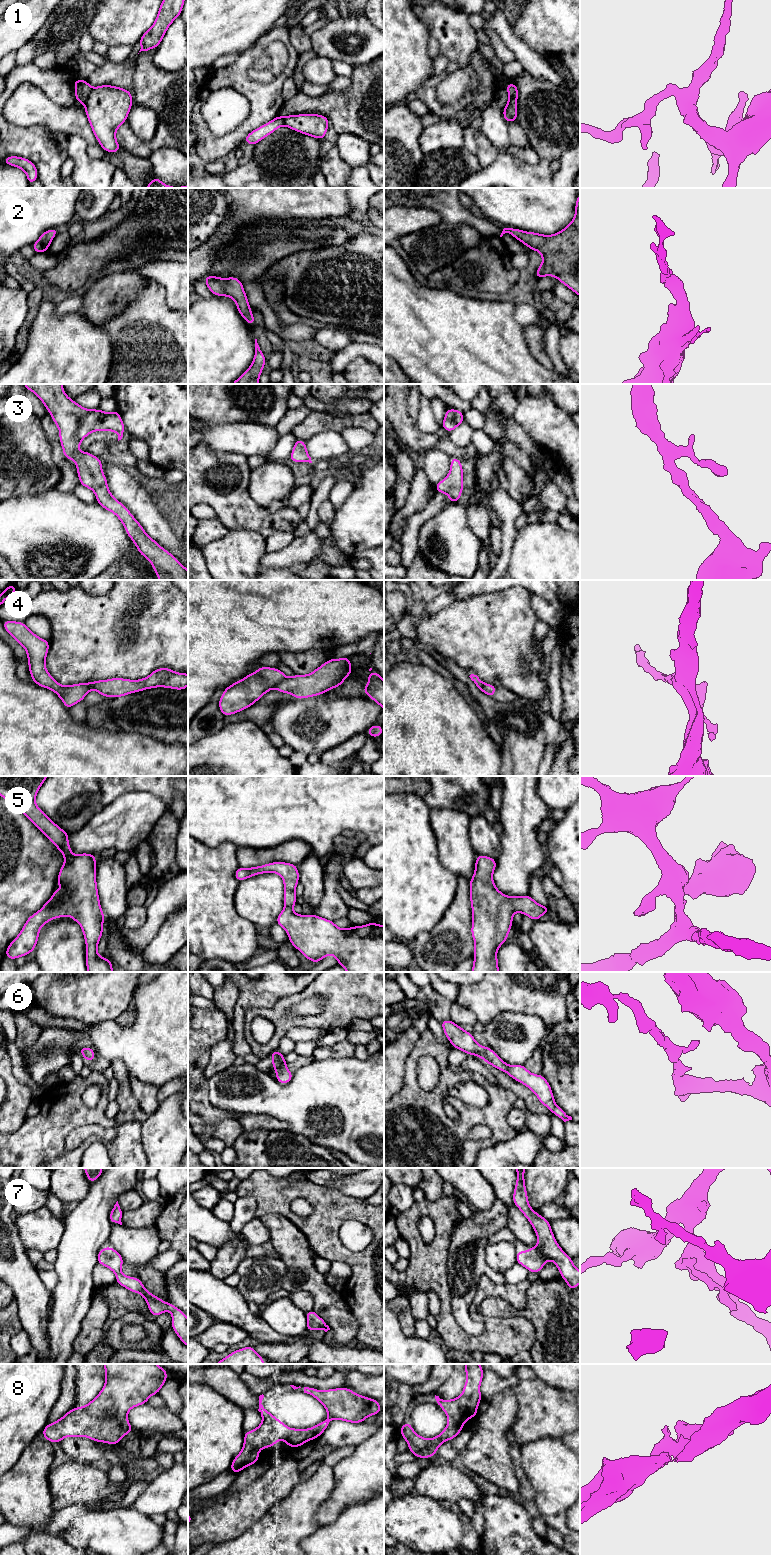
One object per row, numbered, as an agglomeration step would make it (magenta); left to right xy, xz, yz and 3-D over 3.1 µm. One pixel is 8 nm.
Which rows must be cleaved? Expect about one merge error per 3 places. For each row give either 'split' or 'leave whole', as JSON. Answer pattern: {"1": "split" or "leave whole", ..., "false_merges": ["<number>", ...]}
{"1": "split", "2": "leave whole", "3": "leave whole", "4": "split", "5": "leave whole", "6": "leave whole", "7": "leave whole", "8": "leave whole", "false_merges": ["1", "4"]}

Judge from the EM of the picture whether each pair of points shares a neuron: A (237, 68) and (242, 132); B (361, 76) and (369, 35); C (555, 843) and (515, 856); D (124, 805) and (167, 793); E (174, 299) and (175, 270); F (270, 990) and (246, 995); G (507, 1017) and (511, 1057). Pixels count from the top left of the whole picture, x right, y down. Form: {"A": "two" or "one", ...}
{"A": "one", "B": "two", "C": "two", "D": "two", "E": "one", "F": "one", "G": "one"}

